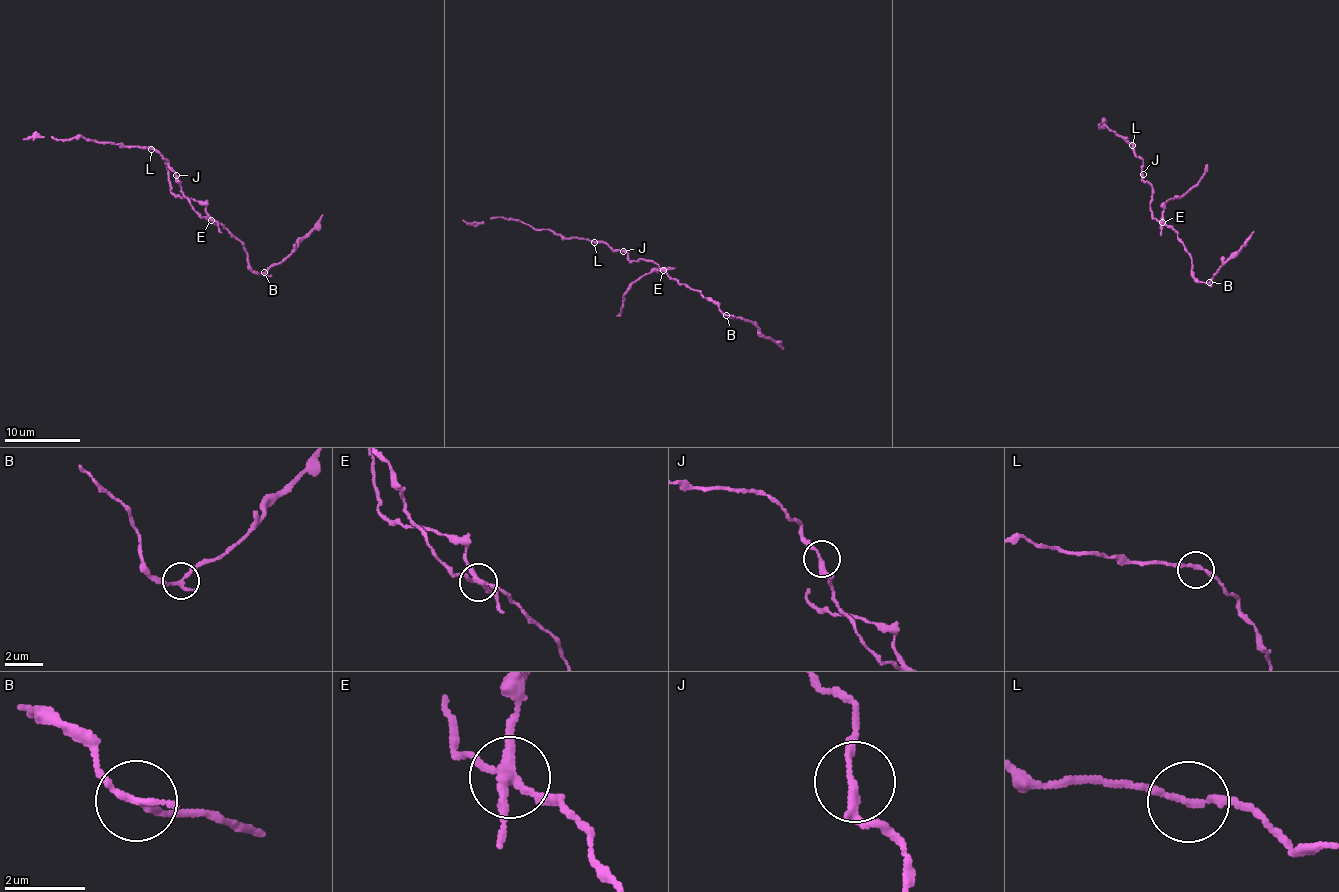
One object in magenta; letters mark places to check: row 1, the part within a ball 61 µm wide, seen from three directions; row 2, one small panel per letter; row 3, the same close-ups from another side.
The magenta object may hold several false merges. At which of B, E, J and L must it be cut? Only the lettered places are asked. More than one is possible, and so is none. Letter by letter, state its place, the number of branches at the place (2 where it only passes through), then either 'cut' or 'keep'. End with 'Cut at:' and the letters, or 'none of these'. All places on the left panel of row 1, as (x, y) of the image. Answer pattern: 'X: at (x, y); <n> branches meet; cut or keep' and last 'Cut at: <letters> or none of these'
B: at (264, 272); 2 branches meet; cut
E: at (211, 220); 4 branches meet; cut
J: at (176, 175); 2 branches meet; keep
L: at (151, 149); 2 branches meet; keep
Cut at: B, E

